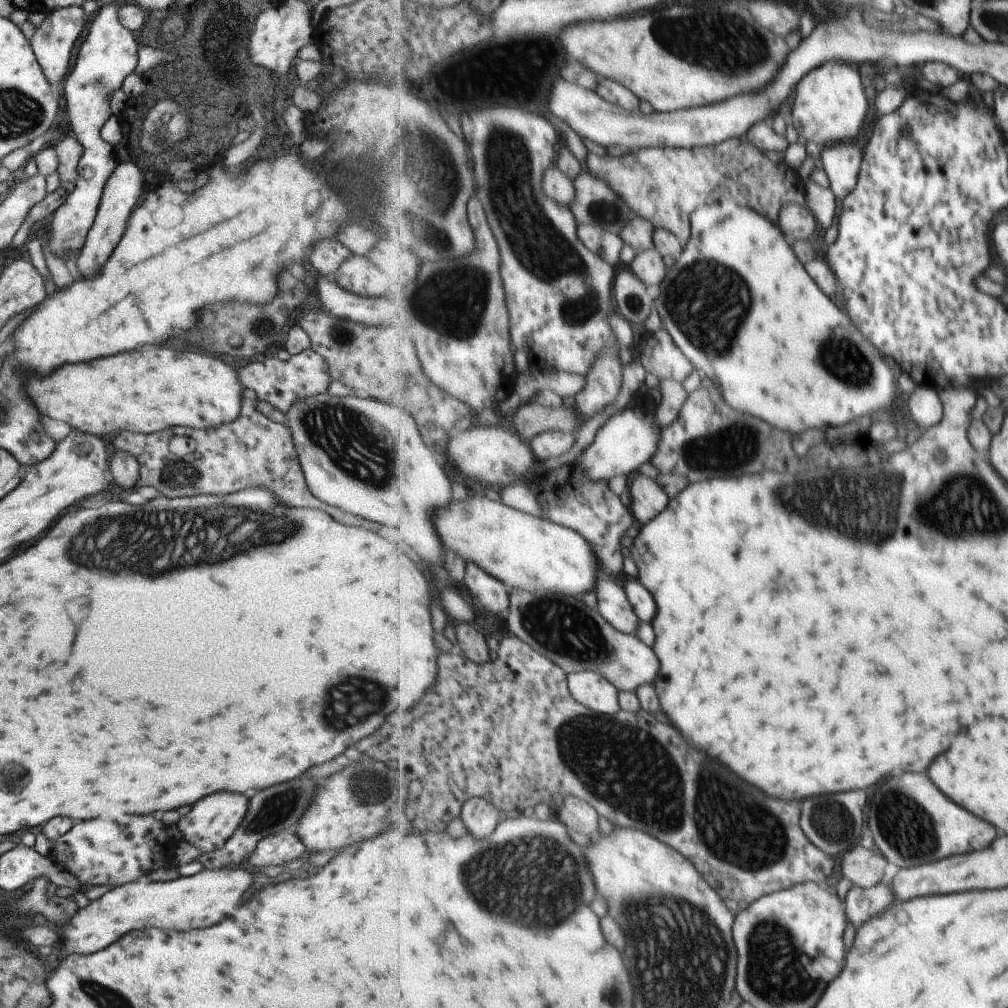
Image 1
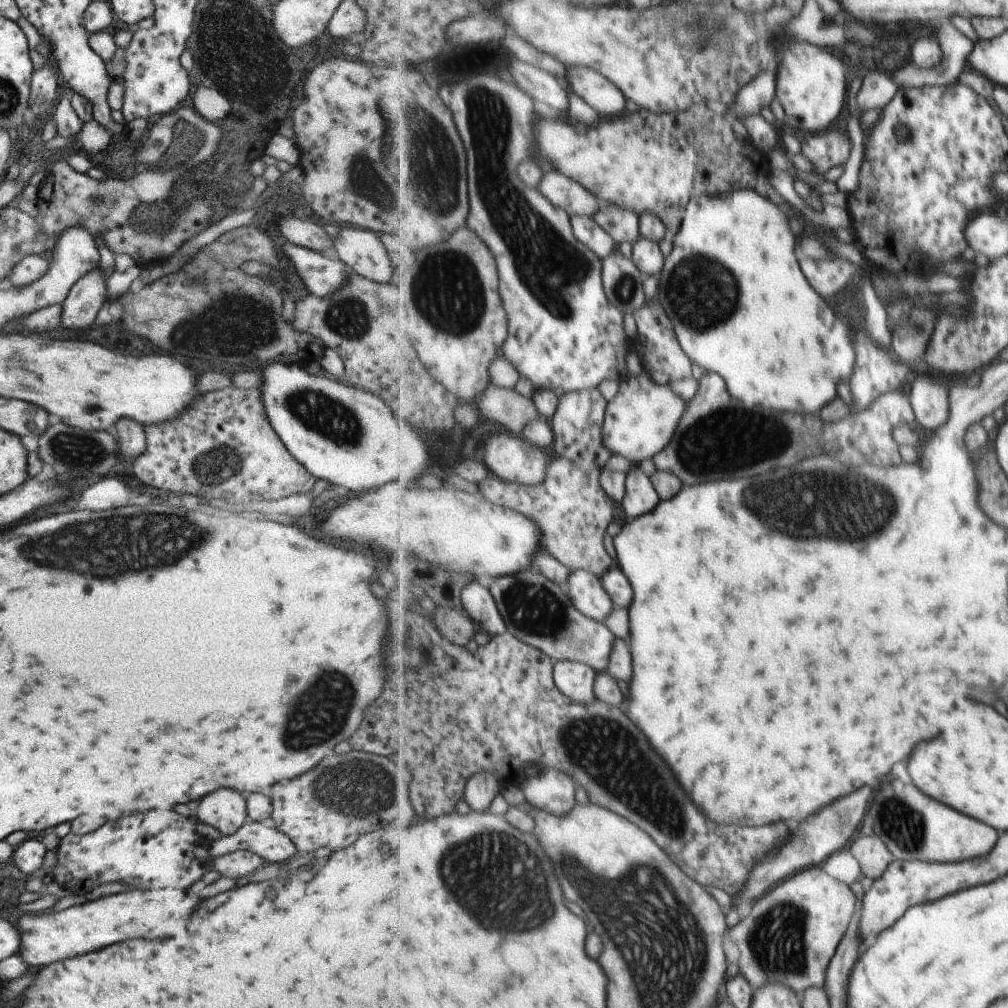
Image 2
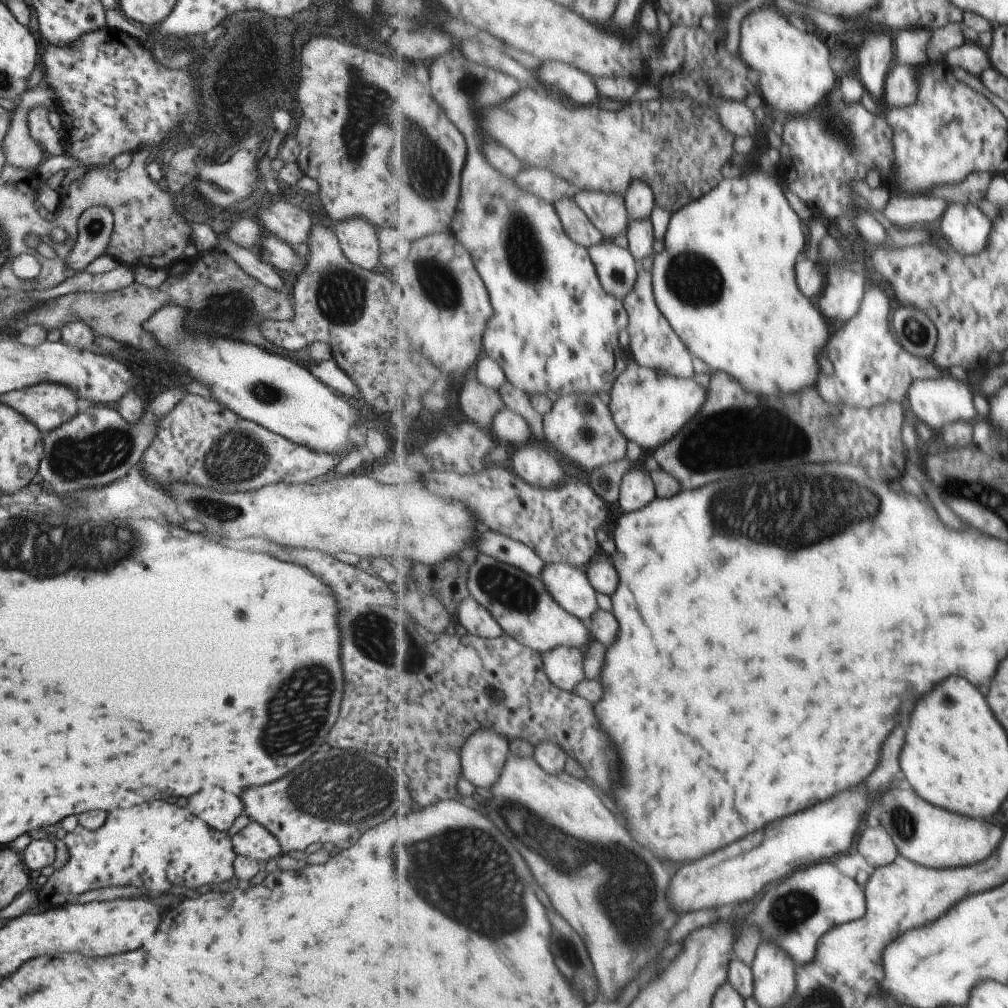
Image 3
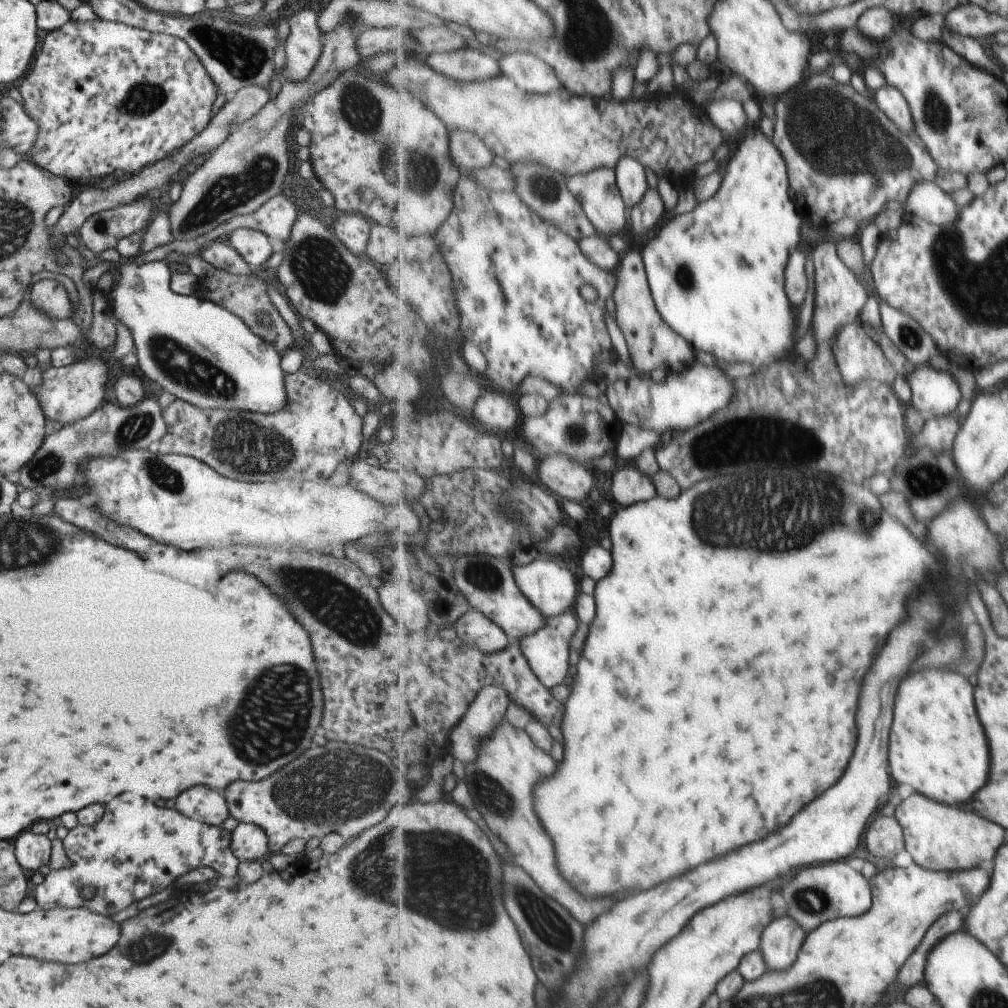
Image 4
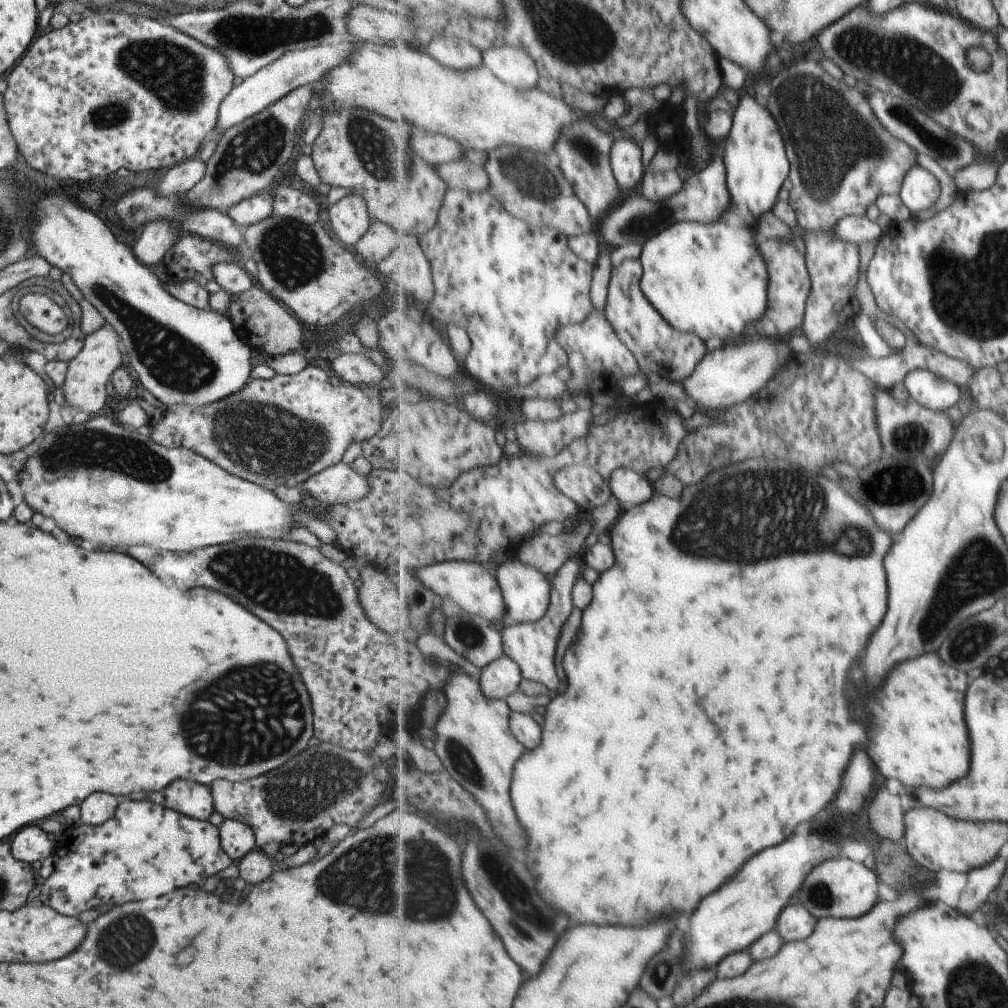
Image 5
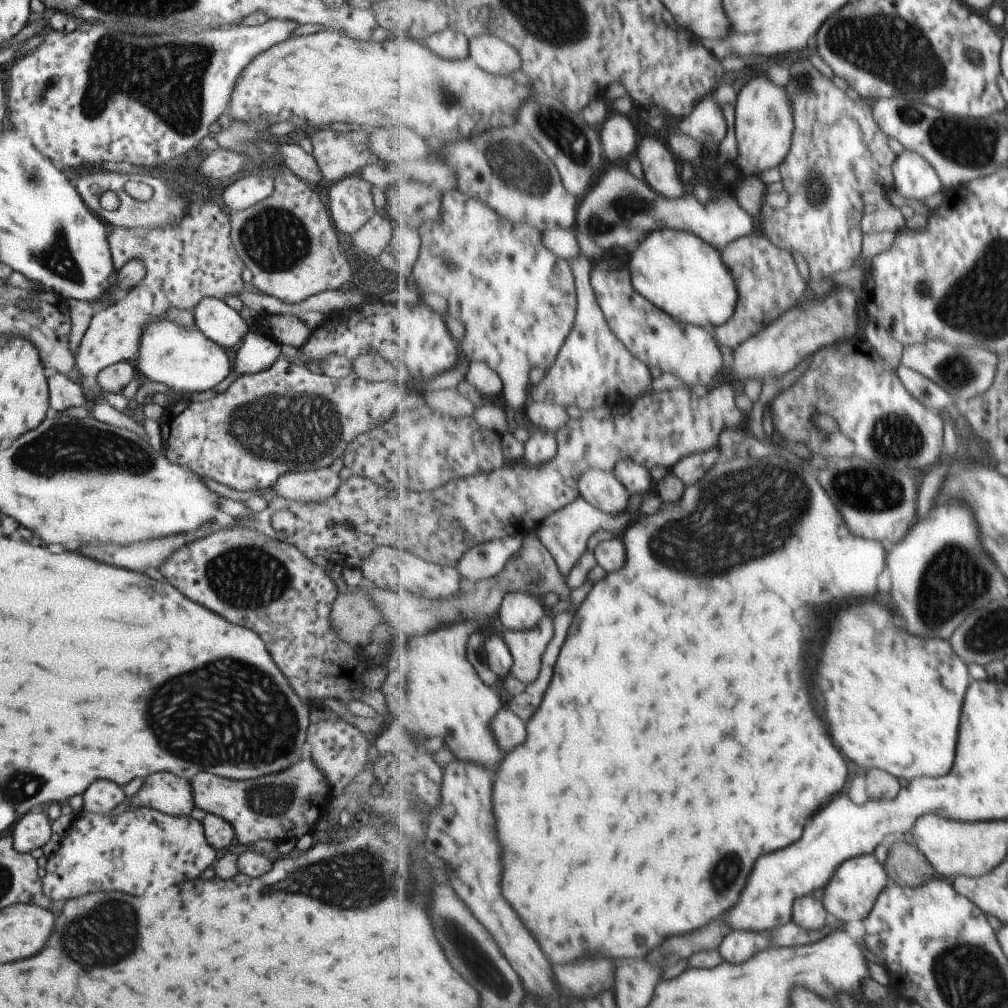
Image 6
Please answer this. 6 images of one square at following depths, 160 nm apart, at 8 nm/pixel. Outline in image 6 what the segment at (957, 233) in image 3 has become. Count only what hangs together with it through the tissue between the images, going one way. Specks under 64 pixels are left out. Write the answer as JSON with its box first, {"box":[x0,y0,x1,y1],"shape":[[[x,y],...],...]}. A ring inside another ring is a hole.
{"box":[892,149,946,198],"shape":[[[905,149],[892,164],[895,172],[895,190],[905,198],[933,196],[939,190],[946,191],[937,169],[921,153]]]}

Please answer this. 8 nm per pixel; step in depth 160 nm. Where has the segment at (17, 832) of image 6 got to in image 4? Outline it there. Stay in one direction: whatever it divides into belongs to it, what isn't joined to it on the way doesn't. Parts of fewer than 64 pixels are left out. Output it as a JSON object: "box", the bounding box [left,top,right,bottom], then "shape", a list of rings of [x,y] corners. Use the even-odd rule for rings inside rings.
{"box":[15,830,51,872],"shape":[[[29,830],[21,832],[15,840],[15,859],[17,863],[29,872],[38,871],[49,862],[51,842],[47,836],[33,834]]]}

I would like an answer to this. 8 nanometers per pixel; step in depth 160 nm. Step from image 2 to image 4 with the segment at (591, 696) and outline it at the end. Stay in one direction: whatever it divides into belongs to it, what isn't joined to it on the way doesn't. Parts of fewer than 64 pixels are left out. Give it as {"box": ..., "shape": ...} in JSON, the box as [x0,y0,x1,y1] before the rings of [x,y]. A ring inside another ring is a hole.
{"box":[519,610,579,689],"shape":[[[569,610],[559,616],[547,617],[543,628],[519,640],[520,646],[524,649],[524,657],[529,661],[532,671],[548,689],[565,683],[571,678],[573,667],[569,664],[569,646],[573,634],[577,632],[579,622],[575,611]]]}

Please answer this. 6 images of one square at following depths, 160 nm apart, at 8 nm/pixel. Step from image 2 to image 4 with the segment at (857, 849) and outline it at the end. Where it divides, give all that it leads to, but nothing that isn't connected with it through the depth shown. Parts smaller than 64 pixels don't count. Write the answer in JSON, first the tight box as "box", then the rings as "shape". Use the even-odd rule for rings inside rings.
{"box":[866,815,906,861],"shape":[[[894,815],[875,816],[866,833],[867,846],[871,855],[889,861],[899,852],[906,850],[906,841],[901,824]]]}

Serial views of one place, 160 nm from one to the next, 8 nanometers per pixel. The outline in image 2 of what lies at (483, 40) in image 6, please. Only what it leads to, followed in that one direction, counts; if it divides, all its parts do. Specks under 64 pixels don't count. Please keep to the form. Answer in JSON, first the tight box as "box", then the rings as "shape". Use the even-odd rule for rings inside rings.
{"box":[569,66,623,116],"shape":[[[571,66],[569,82],[573,90],[597,112],[605,116],[615,116],[619,110],[623,110],[621,90],[613,82],[609,82],[603,74],[589,70],[585,66]]]}

